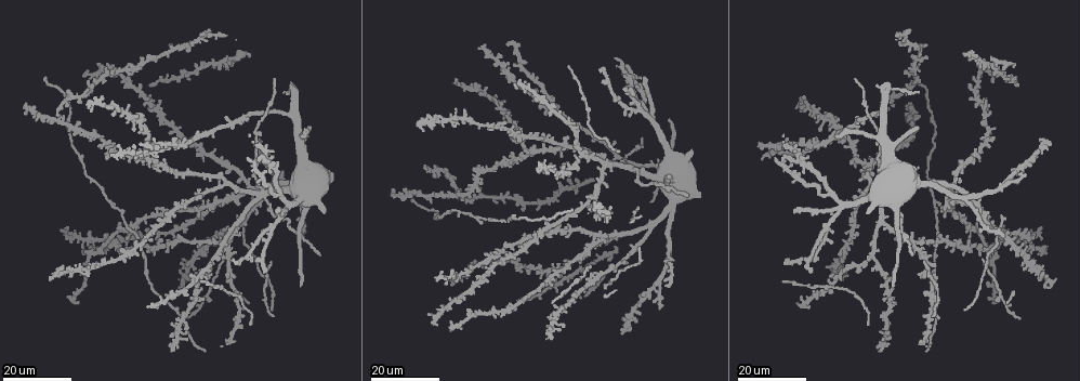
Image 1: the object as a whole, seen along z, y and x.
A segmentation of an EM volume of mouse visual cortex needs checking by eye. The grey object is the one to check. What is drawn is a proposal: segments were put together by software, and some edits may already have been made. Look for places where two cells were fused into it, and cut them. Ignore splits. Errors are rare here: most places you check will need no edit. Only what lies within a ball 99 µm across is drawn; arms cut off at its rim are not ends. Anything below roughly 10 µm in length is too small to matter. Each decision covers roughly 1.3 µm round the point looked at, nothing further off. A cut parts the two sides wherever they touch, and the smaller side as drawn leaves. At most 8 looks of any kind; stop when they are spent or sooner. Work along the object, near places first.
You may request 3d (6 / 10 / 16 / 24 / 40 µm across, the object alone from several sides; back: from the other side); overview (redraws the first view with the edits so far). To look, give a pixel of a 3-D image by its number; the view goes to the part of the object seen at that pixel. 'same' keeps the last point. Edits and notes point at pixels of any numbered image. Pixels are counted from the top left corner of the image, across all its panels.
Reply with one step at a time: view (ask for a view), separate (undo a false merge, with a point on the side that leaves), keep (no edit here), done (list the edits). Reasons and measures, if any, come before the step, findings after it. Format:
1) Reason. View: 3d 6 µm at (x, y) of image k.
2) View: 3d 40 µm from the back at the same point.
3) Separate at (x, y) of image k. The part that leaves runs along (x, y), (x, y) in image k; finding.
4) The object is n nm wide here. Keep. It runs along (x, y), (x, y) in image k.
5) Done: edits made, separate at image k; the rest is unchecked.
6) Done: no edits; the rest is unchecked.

Sudden change in width. View: 3d 16 µm at (492, 218) of image 1.

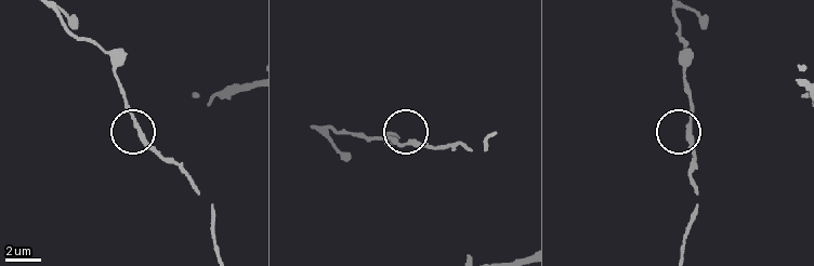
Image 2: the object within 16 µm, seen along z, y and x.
View: 3d 6 µm at (133, 119) of image 2.

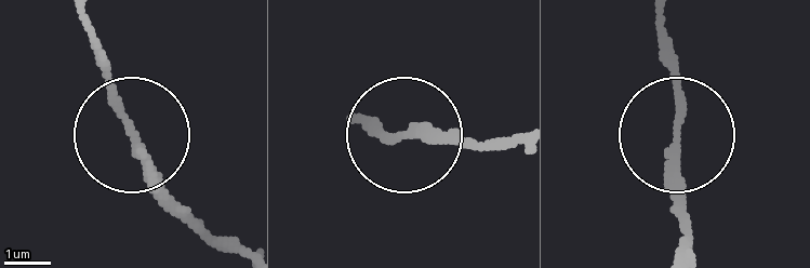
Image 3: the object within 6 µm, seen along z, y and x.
Keep. It runs along (353, 120), (496, 144) in image 3; continuous, no second cell.

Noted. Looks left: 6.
Four arms meet. View: 3d 16 µm at (566, 120) of image 1.

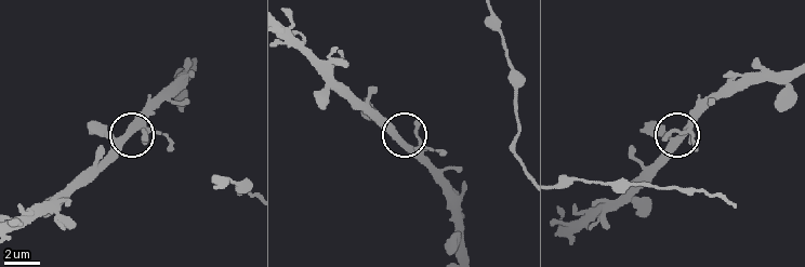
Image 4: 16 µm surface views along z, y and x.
Zoom in. View: 3d 6 µm at (409, 146) of image 4.

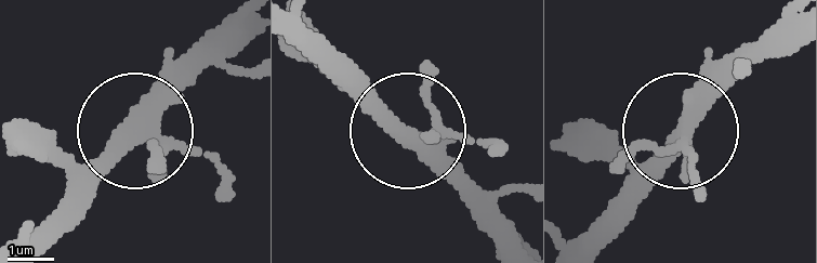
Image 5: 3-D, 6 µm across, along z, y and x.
The object is 350 nm wide here. Keep. Continuous, no second cell.

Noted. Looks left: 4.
View: 3d 24 µm at (983, 110) of image 1.

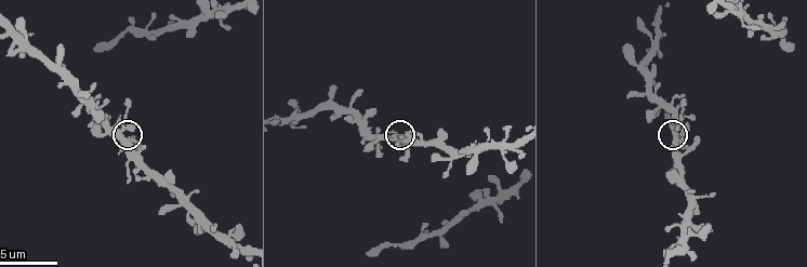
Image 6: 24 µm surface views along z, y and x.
Zoom in. View: 3d 10 µm at (126, 128) of image 6.

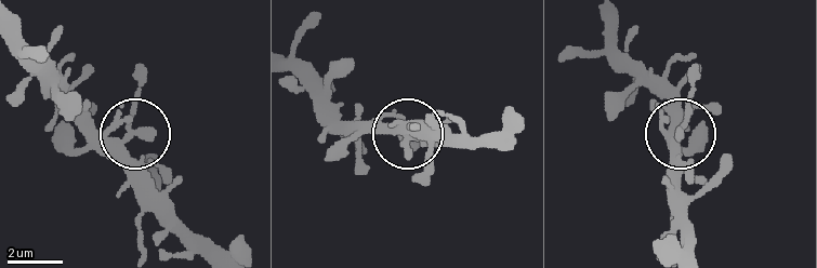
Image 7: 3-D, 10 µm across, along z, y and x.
Keep. All the same cell.

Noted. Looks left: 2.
View: 3d 16 µm at (263, 191) of image 1.

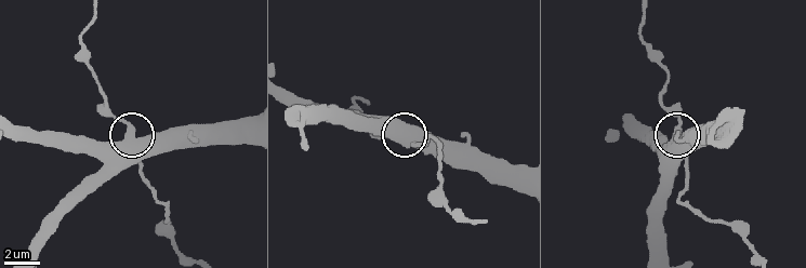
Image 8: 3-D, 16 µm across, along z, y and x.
View: 3d 6 µm at (132, 129) of image 8.

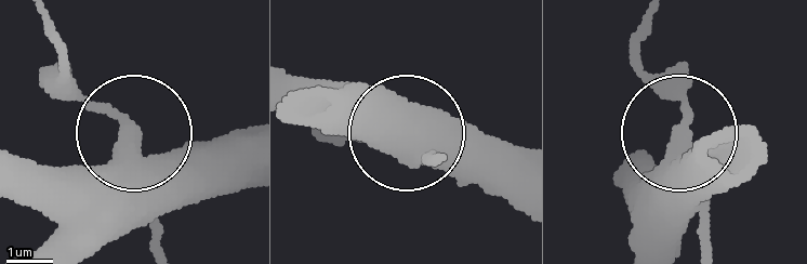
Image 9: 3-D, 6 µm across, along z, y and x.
The side arm is 42 µm long. Keep. It runs along (705, 153), (682, 126), (682, 75) in image 9; one cell here.

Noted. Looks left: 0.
Done: no edits; the rest is unchecked.

